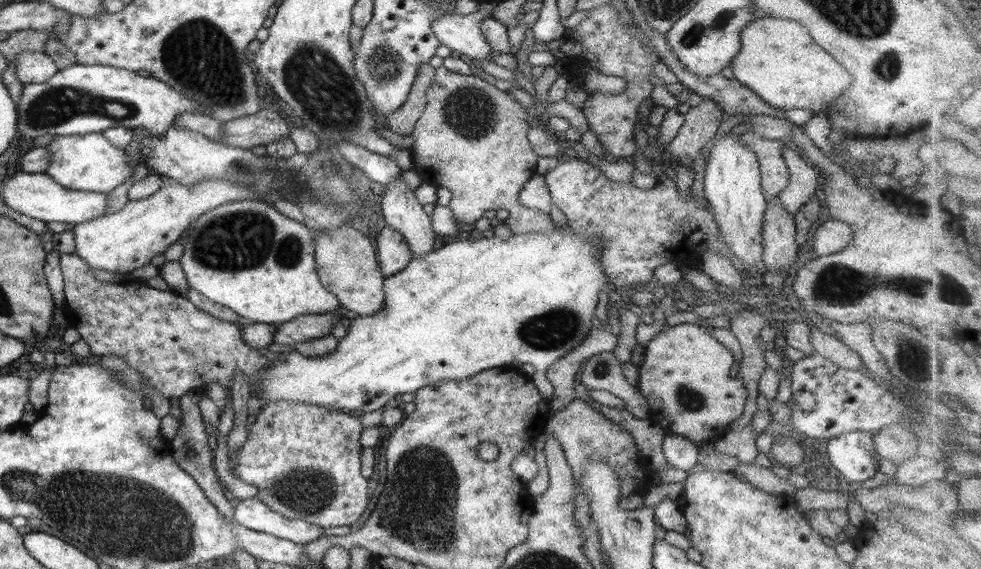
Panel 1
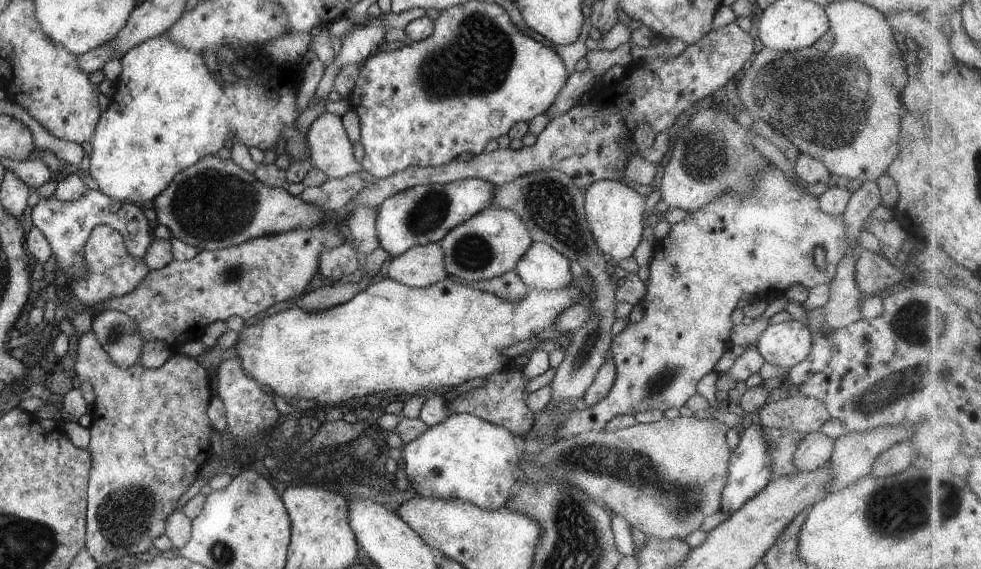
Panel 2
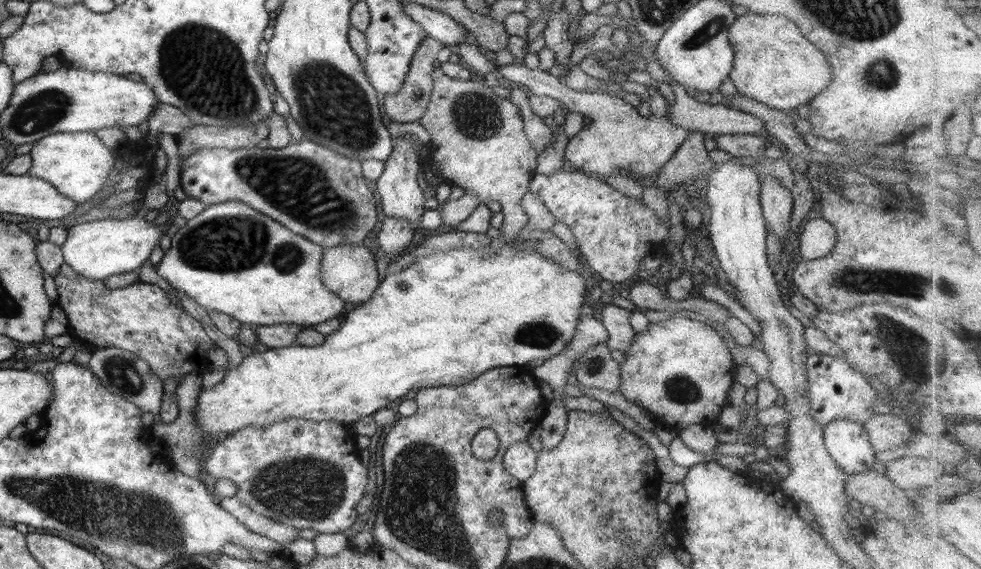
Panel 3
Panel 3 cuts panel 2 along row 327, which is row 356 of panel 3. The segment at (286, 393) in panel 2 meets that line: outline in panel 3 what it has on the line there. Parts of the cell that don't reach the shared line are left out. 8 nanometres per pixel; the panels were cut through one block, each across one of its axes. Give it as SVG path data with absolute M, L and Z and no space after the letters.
M515 242L503 245L497 251L492 251L489 247L484 247L484 249L464 247L438 251L428 256L418 257L406 269L398 272L389 272L379 288L374 292L372 299L350 311L344 324L338 330L324 336L324 344L314 346L314 348L294 344L244 356L242 362L238 366L230 368L223 380L218 382L214 388L210 388L210 390L202 388L200 390L194 419L196 419L196 425L202 431L202 438L212 440L214 434L218 432L228 436L228 434L232 435L248 425L260 427L260 425L270 425L288 417L304 417L304 419L312 421L338 421L351 426L362 420L362 417L370 416L374 412L386 408L387 402L399 400L401 396L406 395L410 390L444 385L463 385L491 368L523 367L527 364L541 363L560 351L564 351L566 344L573 339L578 322L580 322L580 307L585 304L586 279L574 269L566 269L562 265L556 265L552 259L548 259L544 247L537 245L532 249L532 246Z

